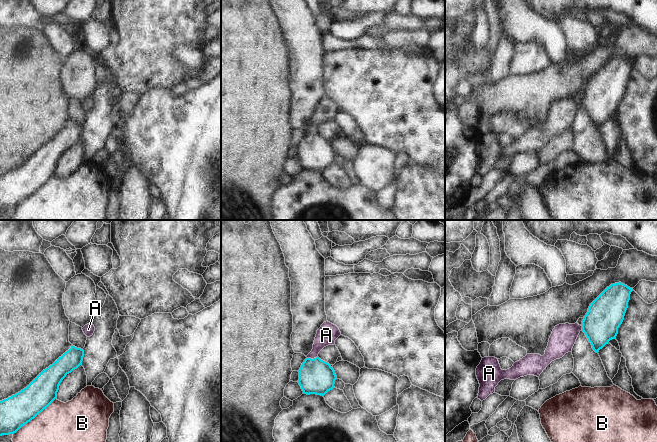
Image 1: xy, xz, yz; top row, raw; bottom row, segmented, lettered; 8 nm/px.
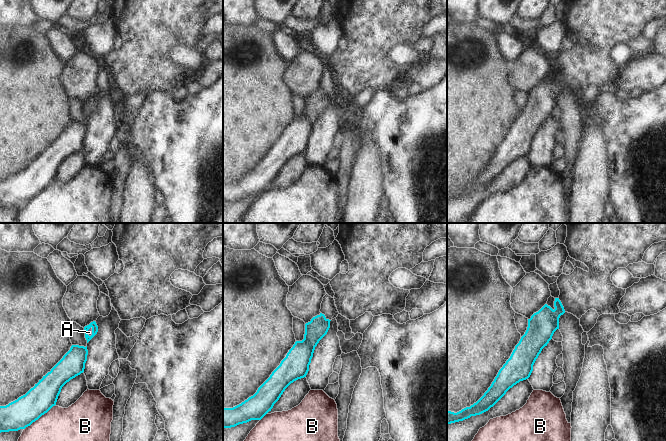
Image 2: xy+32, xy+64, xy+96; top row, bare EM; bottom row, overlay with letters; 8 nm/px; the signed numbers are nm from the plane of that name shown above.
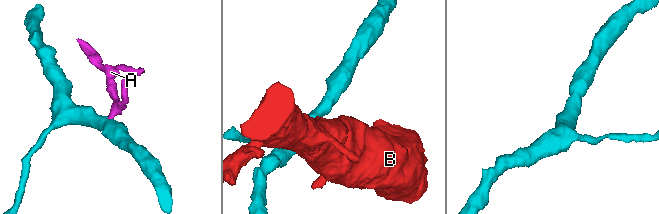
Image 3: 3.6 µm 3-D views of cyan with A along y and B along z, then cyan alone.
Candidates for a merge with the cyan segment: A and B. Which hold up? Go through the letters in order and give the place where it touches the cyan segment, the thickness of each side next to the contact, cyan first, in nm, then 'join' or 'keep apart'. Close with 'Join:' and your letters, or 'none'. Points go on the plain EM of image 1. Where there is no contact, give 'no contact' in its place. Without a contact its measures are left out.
A: xz (312, 135) | 280/160 nm | join
B: xy (34, 193) | 260/500 nm | keep apart
Join: A

